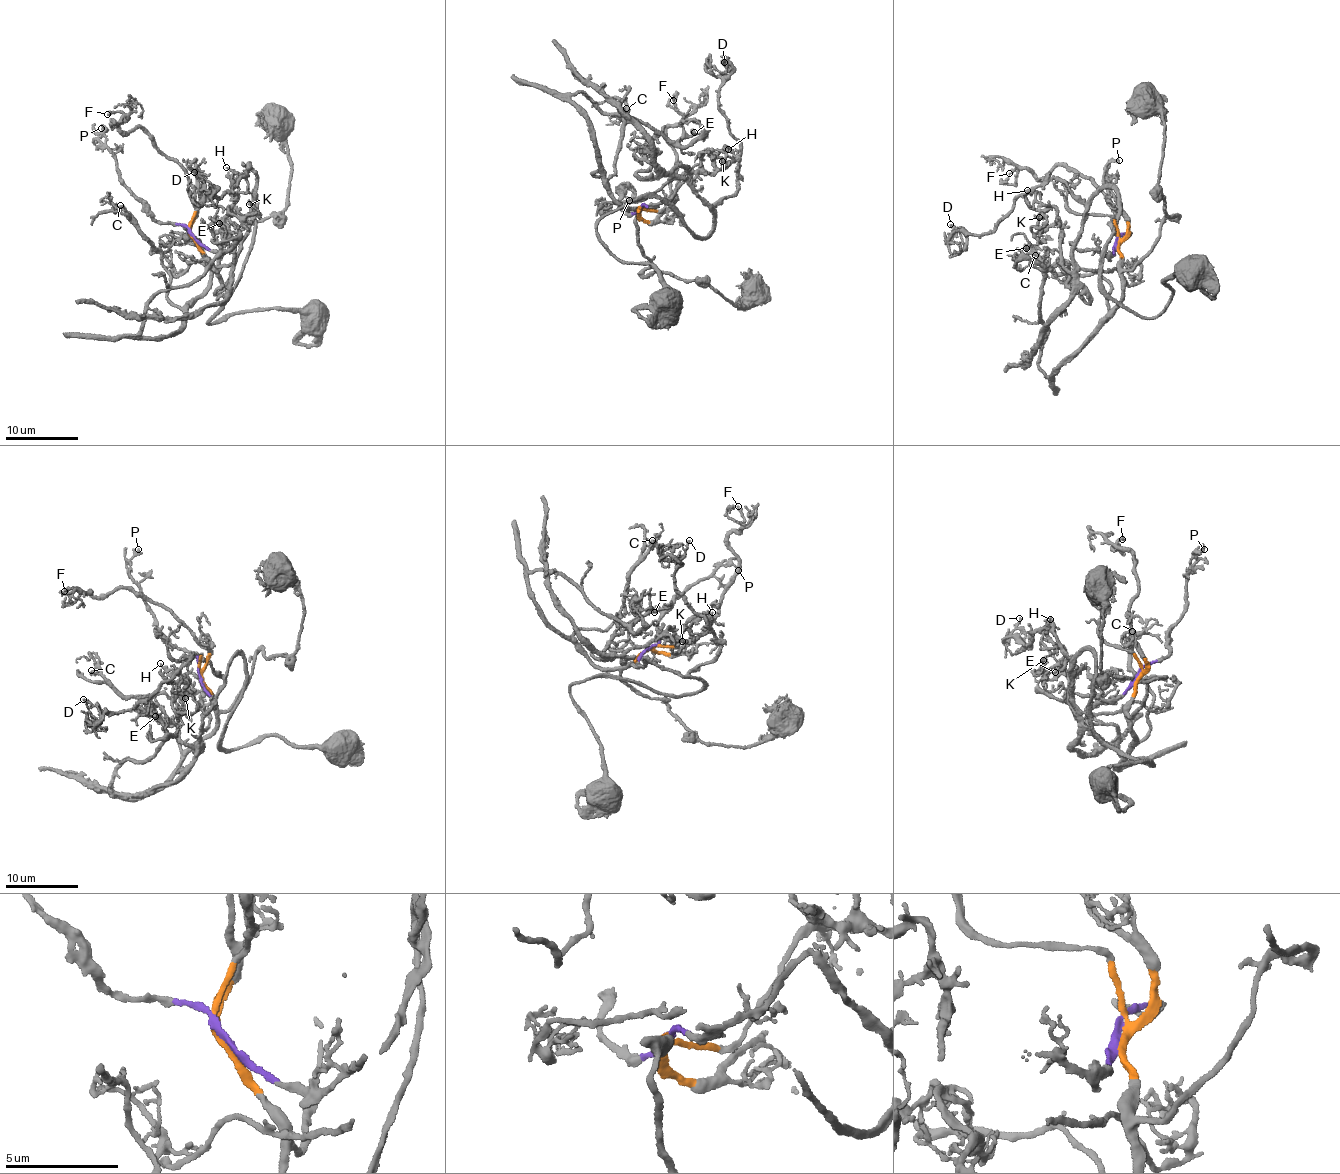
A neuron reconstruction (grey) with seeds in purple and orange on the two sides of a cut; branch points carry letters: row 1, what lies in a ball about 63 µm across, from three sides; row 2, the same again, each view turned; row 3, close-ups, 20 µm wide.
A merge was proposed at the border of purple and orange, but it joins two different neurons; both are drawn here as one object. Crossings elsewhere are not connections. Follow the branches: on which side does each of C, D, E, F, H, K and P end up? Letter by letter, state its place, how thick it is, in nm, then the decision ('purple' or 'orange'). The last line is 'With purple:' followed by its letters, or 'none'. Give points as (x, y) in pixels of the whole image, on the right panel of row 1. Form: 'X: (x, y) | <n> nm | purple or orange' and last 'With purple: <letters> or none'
C: (1035, 255) | 130 nm | orange
D: (950, 224) | 140 nm | purple
E: (1026, 248) | 170 nm | orange
F: (1009, 173) | 130 nm | orange
H: (1027, 190) | 120 nm | purple
K: (1039, 217) | 180 nm | purple
P: (1119, 160) | 190 nm | purple
With purple: D, H, K, P

